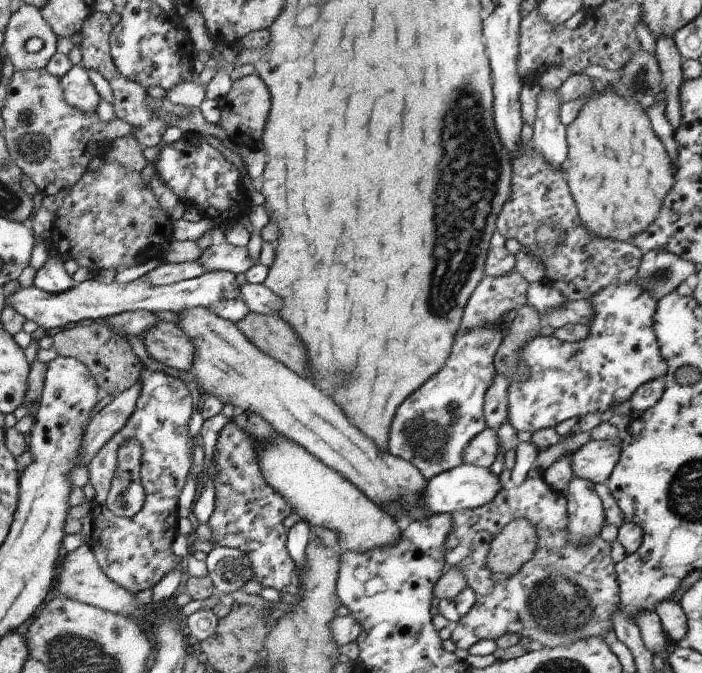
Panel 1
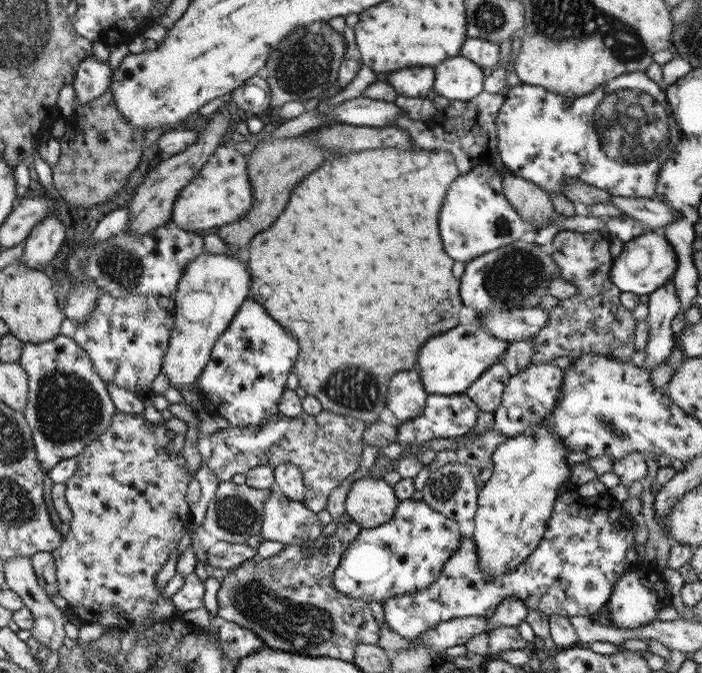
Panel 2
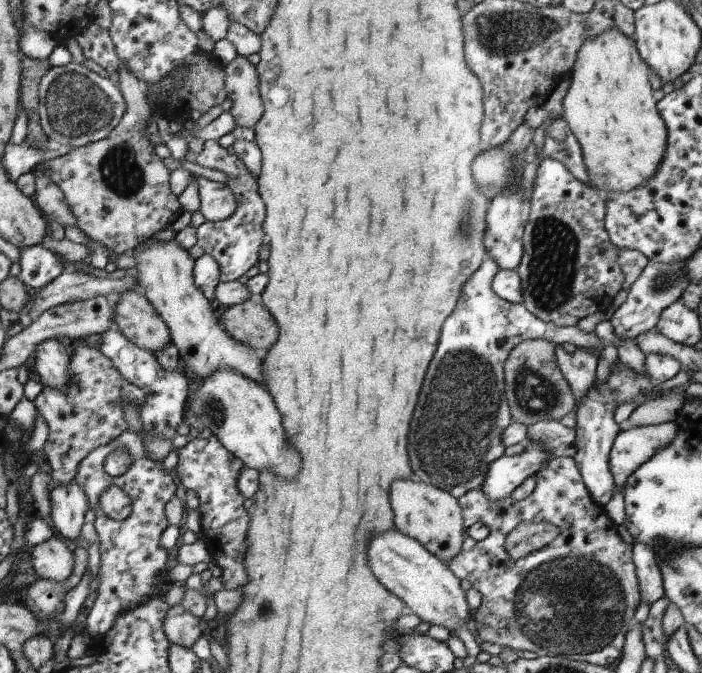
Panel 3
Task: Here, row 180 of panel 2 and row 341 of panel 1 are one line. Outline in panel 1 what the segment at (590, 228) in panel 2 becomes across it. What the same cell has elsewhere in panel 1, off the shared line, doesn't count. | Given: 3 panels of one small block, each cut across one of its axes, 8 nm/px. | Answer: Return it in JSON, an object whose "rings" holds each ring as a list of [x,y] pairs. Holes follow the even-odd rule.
{"rings":[[[498,325],[469,331],[459,328],[444,366],[422,388],[406,398],[396,412],[389,432],[388,452],[411,462],[427,481],[464,463],[463,450],[487,427],[483,411],[485,394],[496,374],[493,360],[502,341]]]}

